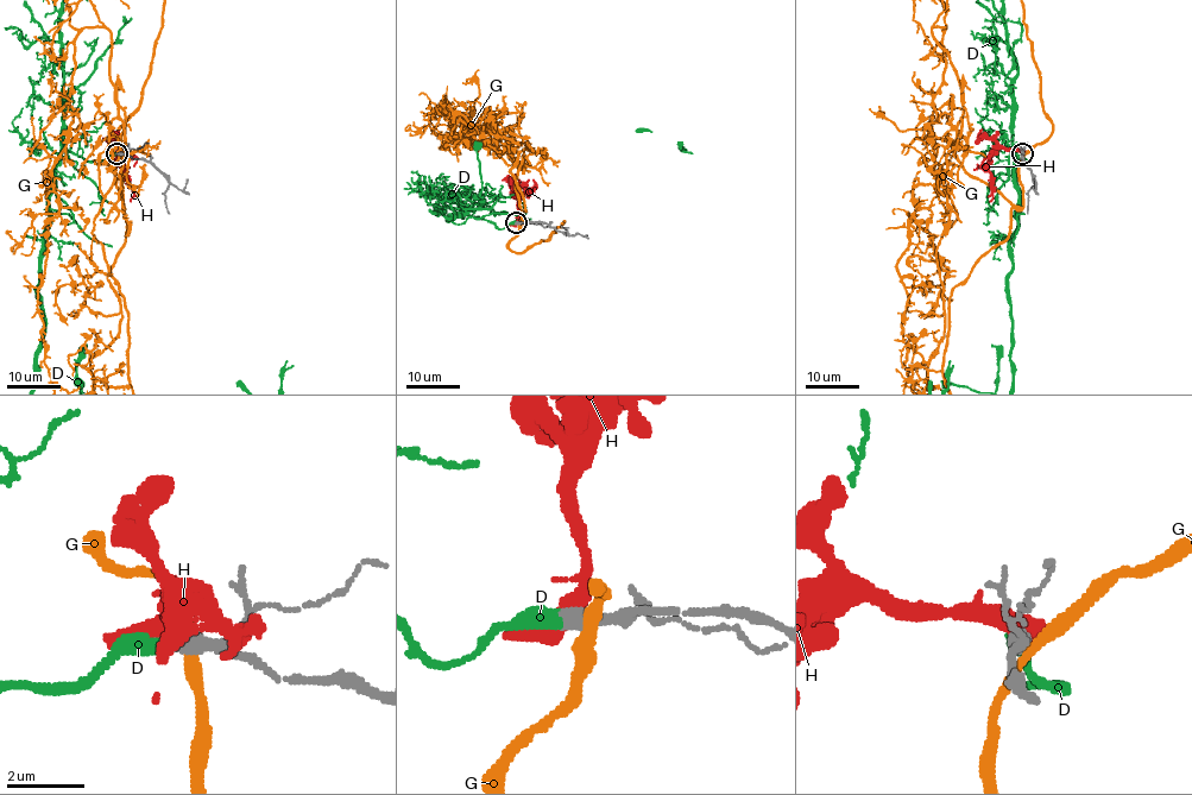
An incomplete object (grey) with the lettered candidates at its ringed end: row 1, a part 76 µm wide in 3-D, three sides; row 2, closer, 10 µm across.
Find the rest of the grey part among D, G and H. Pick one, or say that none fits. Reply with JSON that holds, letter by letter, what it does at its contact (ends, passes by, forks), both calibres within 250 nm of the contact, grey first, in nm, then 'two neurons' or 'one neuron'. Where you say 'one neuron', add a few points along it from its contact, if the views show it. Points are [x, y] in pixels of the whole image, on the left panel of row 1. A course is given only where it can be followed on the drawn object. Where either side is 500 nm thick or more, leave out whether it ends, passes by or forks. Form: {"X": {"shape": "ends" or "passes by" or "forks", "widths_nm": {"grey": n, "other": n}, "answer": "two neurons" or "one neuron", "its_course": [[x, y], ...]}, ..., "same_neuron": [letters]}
{"D": {"widths_nm": {"grey": 500, "other": 440}, "answer": "one neuron"}, "G": {"shape": "passes by", "widths_nm": {"grey": 400, "other": 320}, "answer": "two neurons"}, "H": {"widths_nm": {"grey": 550, "other": 500}, "answer": "two neurons"}, "same_neuron": ["D"]}

